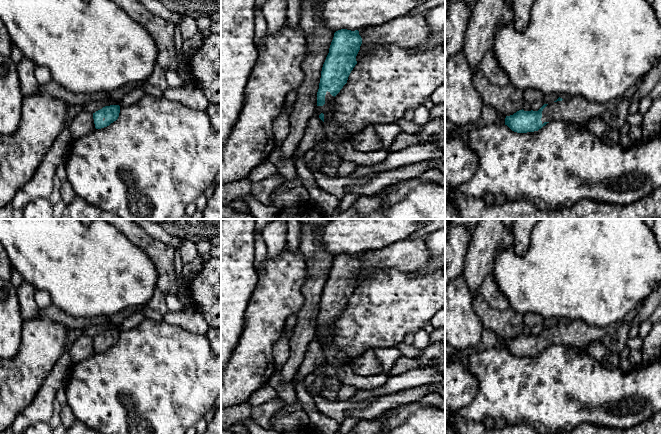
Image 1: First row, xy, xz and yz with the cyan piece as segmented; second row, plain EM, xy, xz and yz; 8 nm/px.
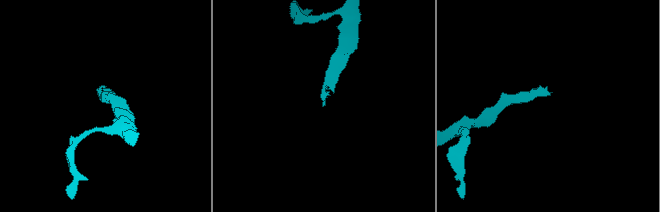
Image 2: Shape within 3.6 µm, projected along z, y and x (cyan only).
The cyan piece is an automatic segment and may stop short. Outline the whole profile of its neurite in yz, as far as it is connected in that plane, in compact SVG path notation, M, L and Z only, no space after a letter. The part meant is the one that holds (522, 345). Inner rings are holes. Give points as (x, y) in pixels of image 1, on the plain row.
M582 320L571 321L568 325L558 322L551 328L544 328L538 335L519 334L506 340L505 349L517 357L534 356L553 344L587 348L598 341L612 354L619 354L627 344L631 322L618 321L605 327L586 324Z

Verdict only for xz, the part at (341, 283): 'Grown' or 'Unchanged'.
Grown

